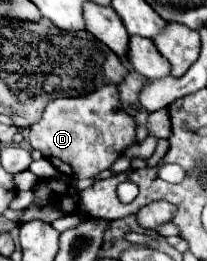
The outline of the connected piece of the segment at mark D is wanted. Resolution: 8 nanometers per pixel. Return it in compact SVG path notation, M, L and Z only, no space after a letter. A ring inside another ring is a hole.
M102 85L94 93L82 97L60 97L46 105L42 123L30 127L30 145L40 151L60 173L72 179L92 179L120 157L120 153L136 143L132 119L120 107L116 85Z

